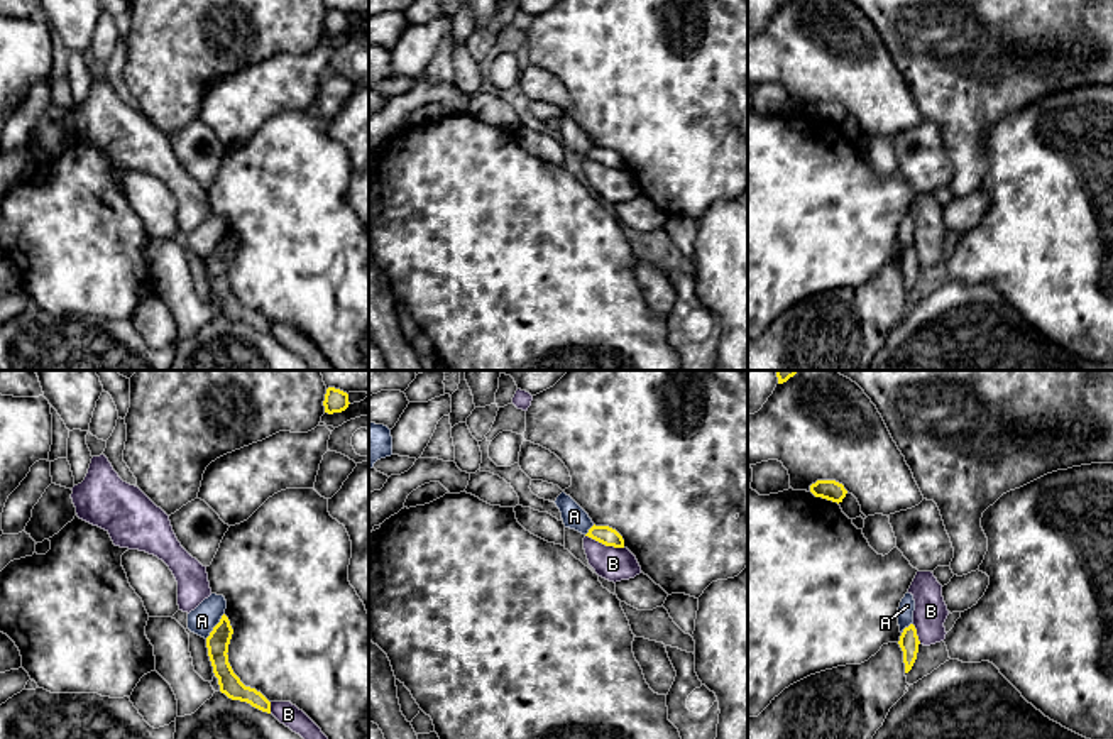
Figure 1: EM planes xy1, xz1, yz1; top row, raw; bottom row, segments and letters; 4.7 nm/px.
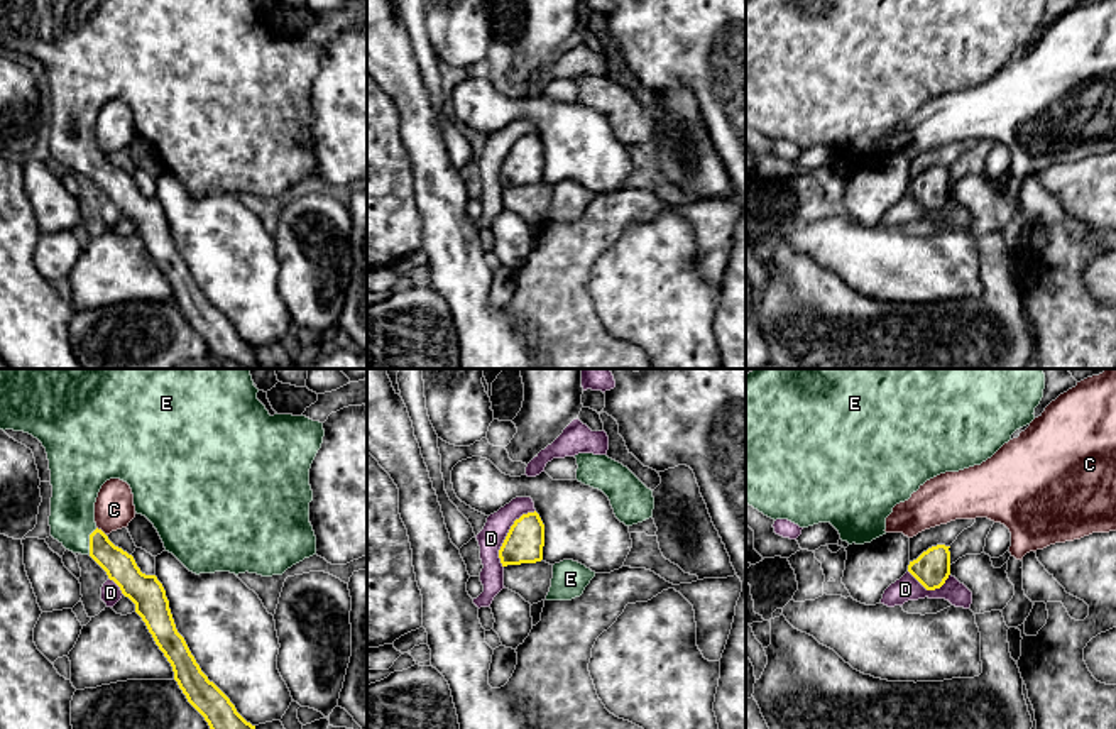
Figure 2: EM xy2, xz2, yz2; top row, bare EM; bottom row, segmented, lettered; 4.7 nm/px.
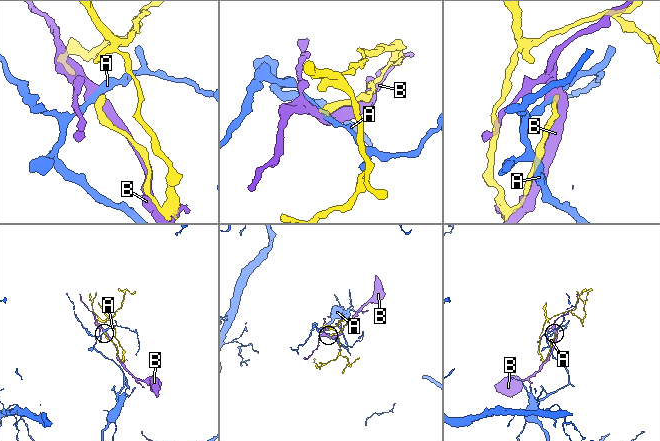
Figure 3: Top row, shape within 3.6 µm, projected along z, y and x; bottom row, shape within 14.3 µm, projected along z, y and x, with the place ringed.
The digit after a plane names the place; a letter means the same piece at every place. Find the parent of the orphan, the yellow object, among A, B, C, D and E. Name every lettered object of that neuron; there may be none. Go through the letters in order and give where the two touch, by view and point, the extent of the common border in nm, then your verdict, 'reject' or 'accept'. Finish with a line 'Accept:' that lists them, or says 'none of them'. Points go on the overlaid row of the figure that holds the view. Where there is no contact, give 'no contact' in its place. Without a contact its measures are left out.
A: meets yellow in xy1 at (215, 626); contact 160 nm long; reject
B: meets yellow in xz1 at (604, 543); contact 200 nm long; reject
C: meets yellow in xy2 at (102, 531); contact 60 nm long; reject
D: meets yellow in xz2 at (508, 535); contact 320 nm long; reject
E: meets yellow in xy2 at (90, 542); contact 130 nm long; accept
Accept: E

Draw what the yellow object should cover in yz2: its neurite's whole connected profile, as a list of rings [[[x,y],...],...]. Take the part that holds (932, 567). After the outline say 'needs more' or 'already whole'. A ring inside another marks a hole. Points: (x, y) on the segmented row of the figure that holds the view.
[[[937,545],[910,562],[908,572],[927,589],[940,589],[950,575],[950,546]]]; already whole

